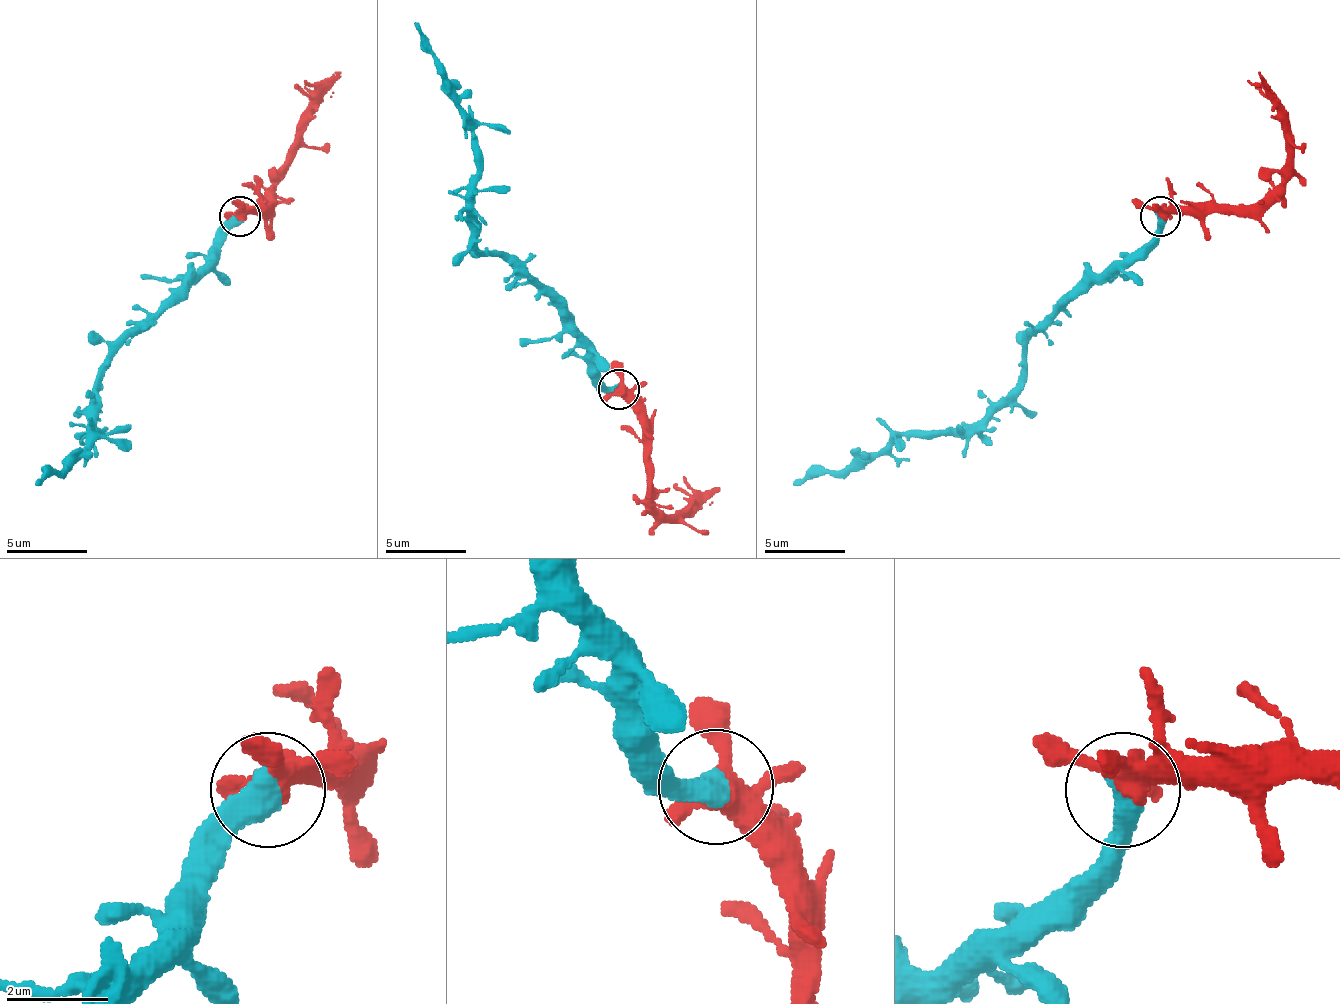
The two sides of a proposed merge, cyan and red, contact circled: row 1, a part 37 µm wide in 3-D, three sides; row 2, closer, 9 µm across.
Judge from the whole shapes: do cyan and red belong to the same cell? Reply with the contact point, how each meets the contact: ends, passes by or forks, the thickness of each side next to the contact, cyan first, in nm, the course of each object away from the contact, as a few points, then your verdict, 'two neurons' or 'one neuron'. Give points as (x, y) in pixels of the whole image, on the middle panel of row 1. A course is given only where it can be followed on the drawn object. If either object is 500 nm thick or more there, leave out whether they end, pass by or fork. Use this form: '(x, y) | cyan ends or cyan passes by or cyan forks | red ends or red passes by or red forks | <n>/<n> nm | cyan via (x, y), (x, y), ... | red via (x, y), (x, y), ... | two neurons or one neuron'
(619, 389) | 600/360 nm | cyan via (620, 388), (603, 384), (571, 319), (502, 254), (486, 254), (474, 242), (474, 121), (413, 24) | red via (620, 392), (644, 428), (648, 485), (656, 509), (676, 517), (721, 489) | one neuron

